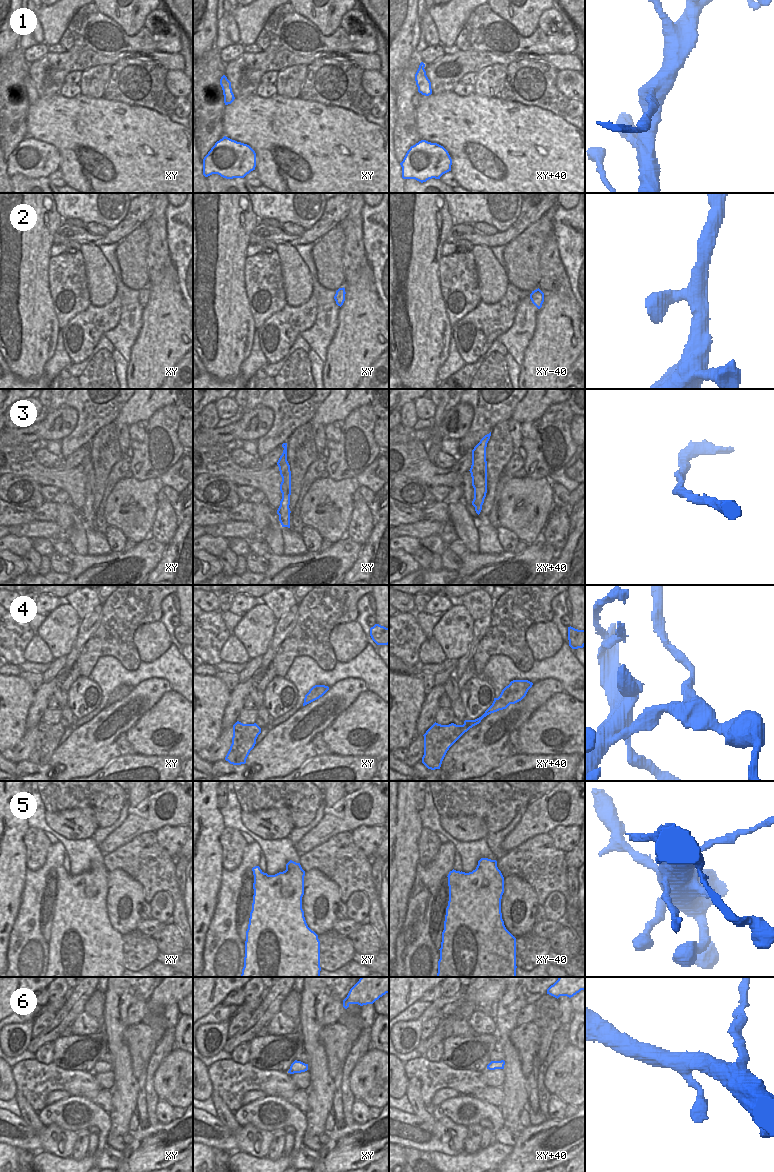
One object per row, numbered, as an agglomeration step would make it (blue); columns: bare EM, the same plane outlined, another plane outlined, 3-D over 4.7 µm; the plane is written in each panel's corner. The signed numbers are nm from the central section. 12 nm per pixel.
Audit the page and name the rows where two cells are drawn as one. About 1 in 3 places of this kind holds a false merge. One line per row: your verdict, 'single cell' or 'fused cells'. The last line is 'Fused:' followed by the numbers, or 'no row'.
1: fused cells
2: single cell
3: single cell
4: fused cells
5: single cell
6: single cell
Fused: 1, 4

